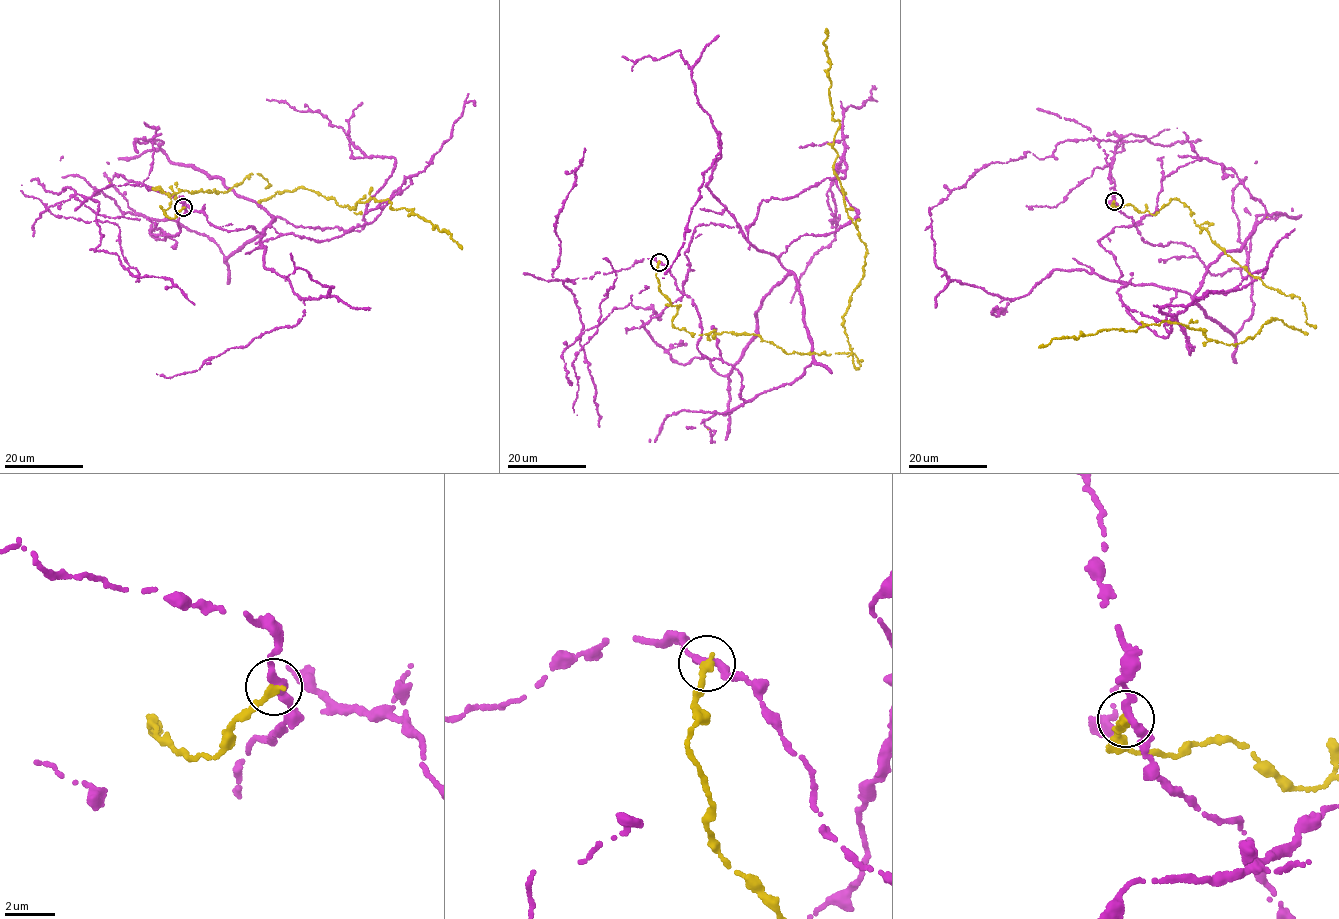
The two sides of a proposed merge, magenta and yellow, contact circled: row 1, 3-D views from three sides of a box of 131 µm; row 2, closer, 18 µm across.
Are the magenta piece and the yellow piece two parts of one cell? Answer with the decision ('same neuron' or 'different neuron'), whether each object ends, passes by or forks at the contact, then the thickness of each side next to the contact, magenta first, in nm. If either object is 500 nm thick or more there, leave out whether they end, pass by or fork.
same neuron; magenta passes by; yellow ends; calibres 320 and 320 nm

